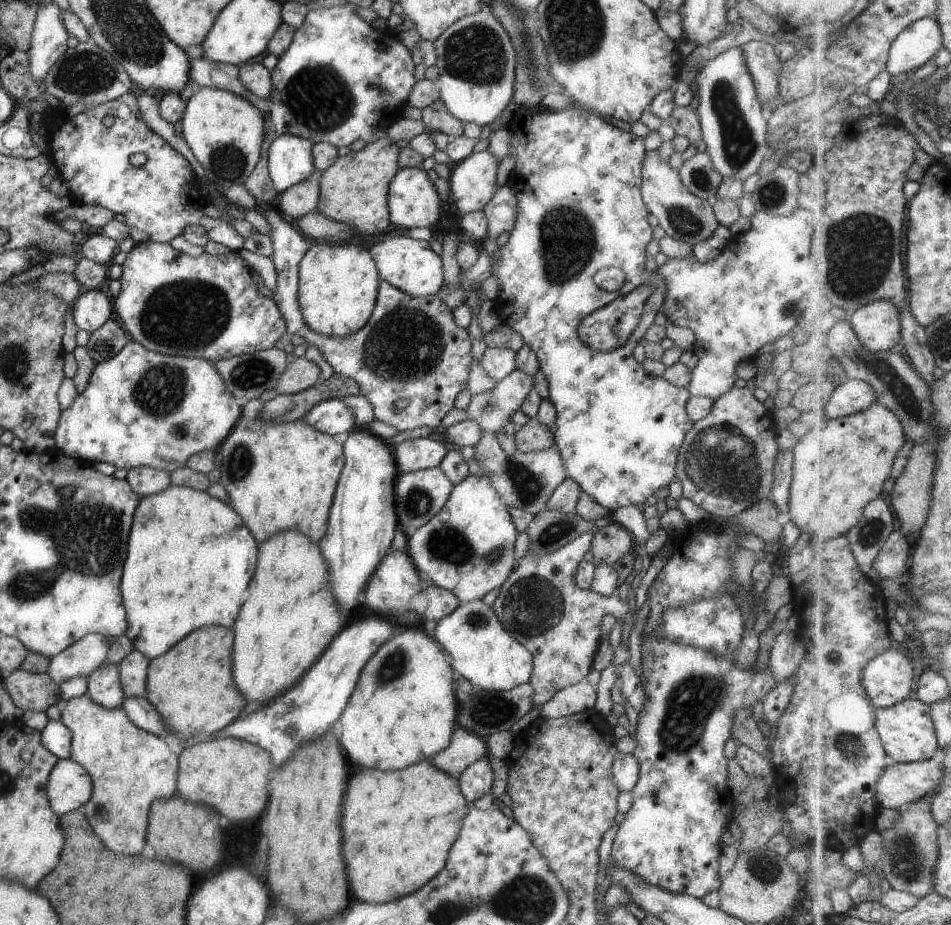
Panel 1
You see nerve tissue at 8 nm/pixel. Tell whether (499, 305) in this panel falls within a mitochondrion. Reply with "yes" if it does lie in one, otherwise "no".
no

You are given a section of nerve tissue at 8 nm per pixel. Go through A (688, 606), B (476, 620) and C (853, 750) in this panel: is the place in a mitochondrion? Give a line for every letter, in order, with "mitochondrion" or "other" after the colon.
A: other
B: mitochondrion
C: mitochondrion

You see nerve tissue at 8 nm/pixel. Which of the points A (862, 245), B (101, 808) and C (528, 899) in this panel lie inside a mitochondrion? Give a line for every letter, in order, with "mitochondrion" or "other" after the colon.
A: mitochondrion
B: other
C: mitochondrion

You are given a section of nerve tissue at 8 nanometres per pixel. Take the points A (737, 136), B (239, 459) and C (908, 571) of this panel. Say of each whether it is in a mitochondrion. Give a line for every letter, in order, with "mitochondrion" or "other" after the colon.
A: mitochondrion
B: mitochondrion
C: other

